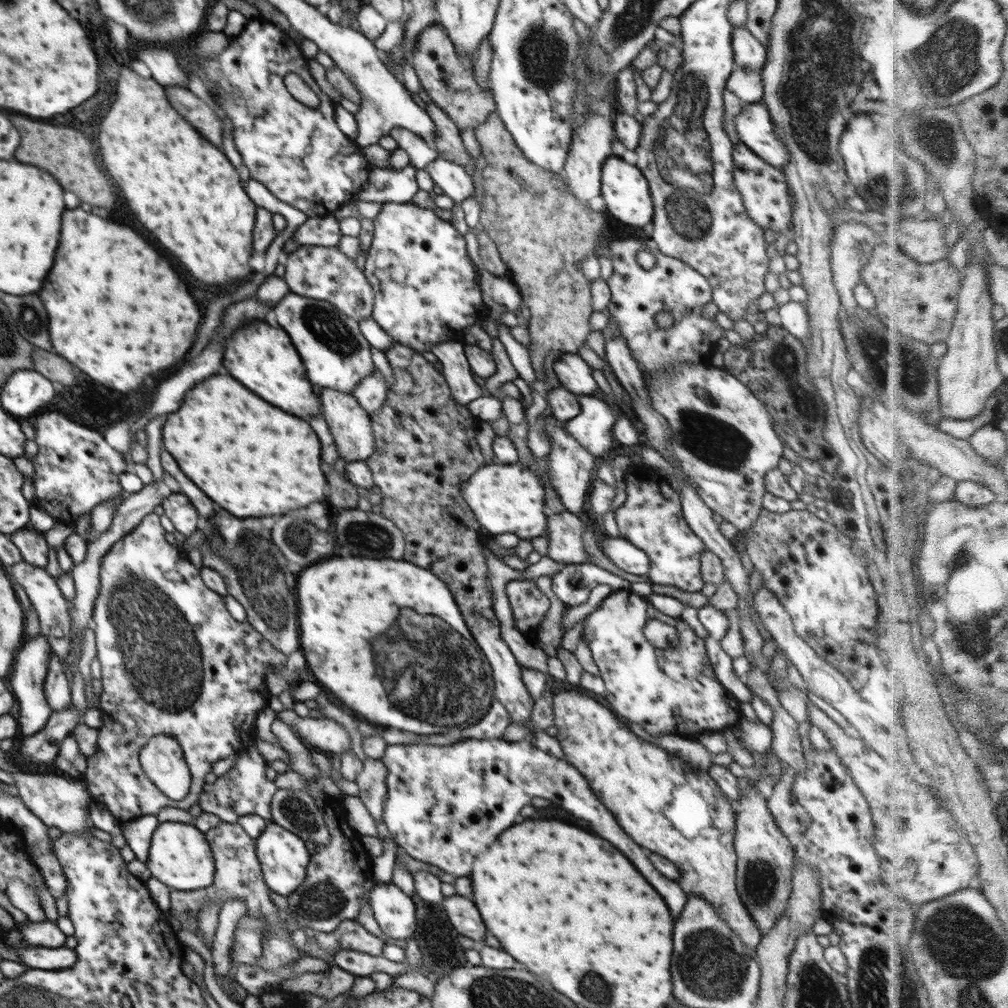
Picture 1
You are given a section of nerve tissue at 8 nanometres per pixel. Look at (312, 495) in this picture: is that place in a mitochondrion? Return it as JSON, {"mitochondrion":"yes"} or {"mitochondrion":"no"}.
{"mitochondrion":"no"}

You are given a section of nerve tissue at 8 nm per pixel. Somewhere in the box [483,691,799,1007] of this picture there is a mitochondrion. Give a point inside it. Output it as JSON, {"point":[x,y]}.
{"point":[707,964]}

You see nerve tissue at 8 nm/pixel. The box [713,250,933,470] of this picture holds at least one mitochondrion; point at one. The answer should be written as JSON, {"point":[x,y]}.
{"point":[872,345]}

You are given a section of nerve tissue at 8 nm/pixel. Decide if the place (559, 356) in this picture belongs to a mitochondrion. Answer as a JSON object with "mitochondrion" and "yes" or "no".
{"mitochondrion":"no"}

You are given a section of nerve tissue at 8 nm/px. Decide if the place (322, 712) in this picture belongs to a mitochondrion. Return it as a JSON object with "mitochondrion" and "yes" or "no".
{"mitochondrion":"no"}

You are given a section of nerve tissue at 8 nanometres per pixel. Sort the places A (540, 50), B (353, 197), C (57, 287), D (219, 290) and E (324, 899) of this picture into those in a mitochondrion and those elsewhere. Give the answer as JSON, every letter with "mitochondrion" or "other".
{"A":"mitochondrion","B":"other","C":"other","D":"other","E":"mitochondrion"}

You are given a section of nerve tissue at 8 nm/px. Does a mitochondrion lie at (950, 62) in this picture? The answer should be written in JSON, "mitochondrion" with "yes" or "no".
{"mitochondrion":"yes"}

